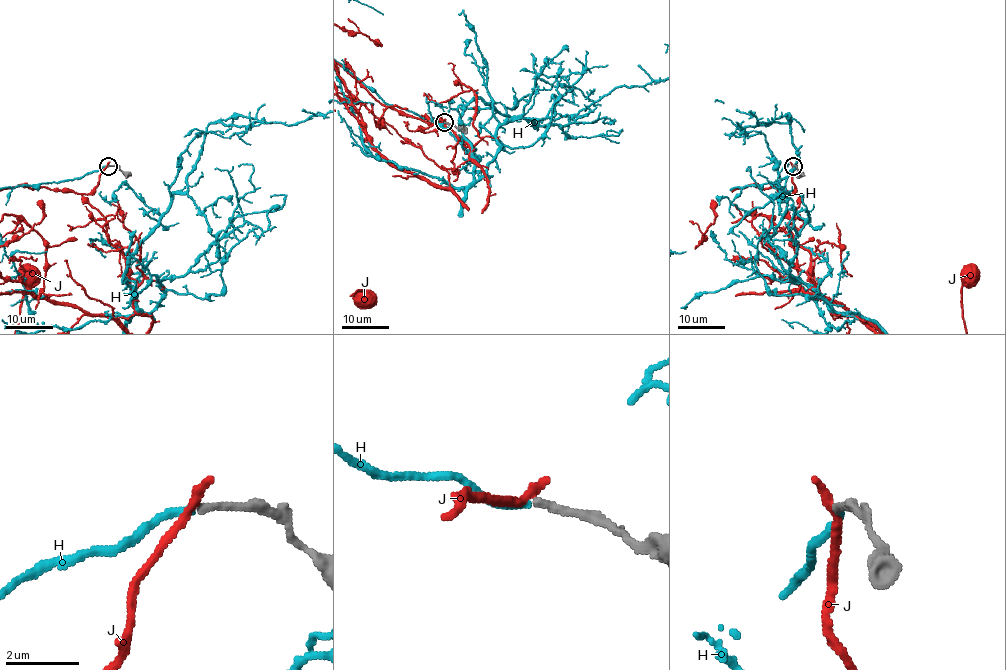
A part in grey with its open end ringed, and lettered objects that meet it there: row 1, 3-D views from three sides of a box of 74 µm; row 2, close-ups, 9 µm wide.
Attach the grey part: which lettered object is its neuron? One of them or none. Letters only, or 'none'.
H

